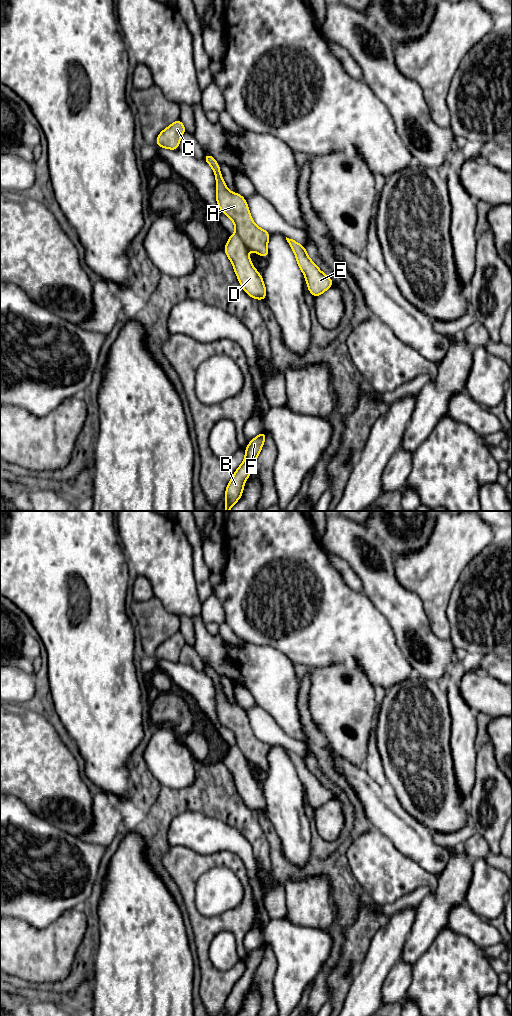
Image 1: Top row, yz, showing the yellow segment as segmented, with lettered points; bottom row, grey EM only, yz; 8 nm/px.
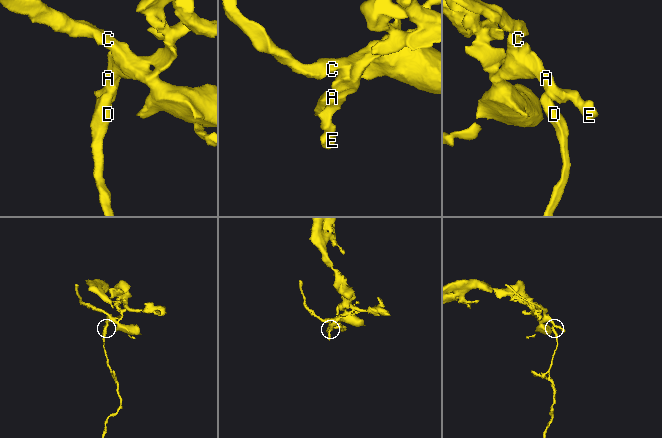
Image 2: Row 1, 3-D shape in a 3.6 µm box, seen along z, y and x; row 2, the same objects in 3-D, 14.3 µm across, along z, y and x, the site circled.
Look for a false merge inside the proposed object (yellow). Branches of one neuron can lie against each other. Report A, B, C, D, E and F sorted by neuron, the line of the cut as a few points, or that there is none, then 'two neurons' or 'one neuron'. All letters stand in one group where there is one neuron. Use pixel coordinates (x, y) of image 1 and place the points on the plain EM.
A B C D E F; no cut; one neuron

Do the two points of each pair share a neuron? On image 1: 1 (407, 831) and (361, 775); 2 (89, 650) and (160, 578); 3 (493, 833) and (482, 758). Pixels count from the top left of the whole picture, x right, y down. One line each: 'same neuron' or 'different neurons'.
1: same neuron
2: different neurons
3: same neuron

